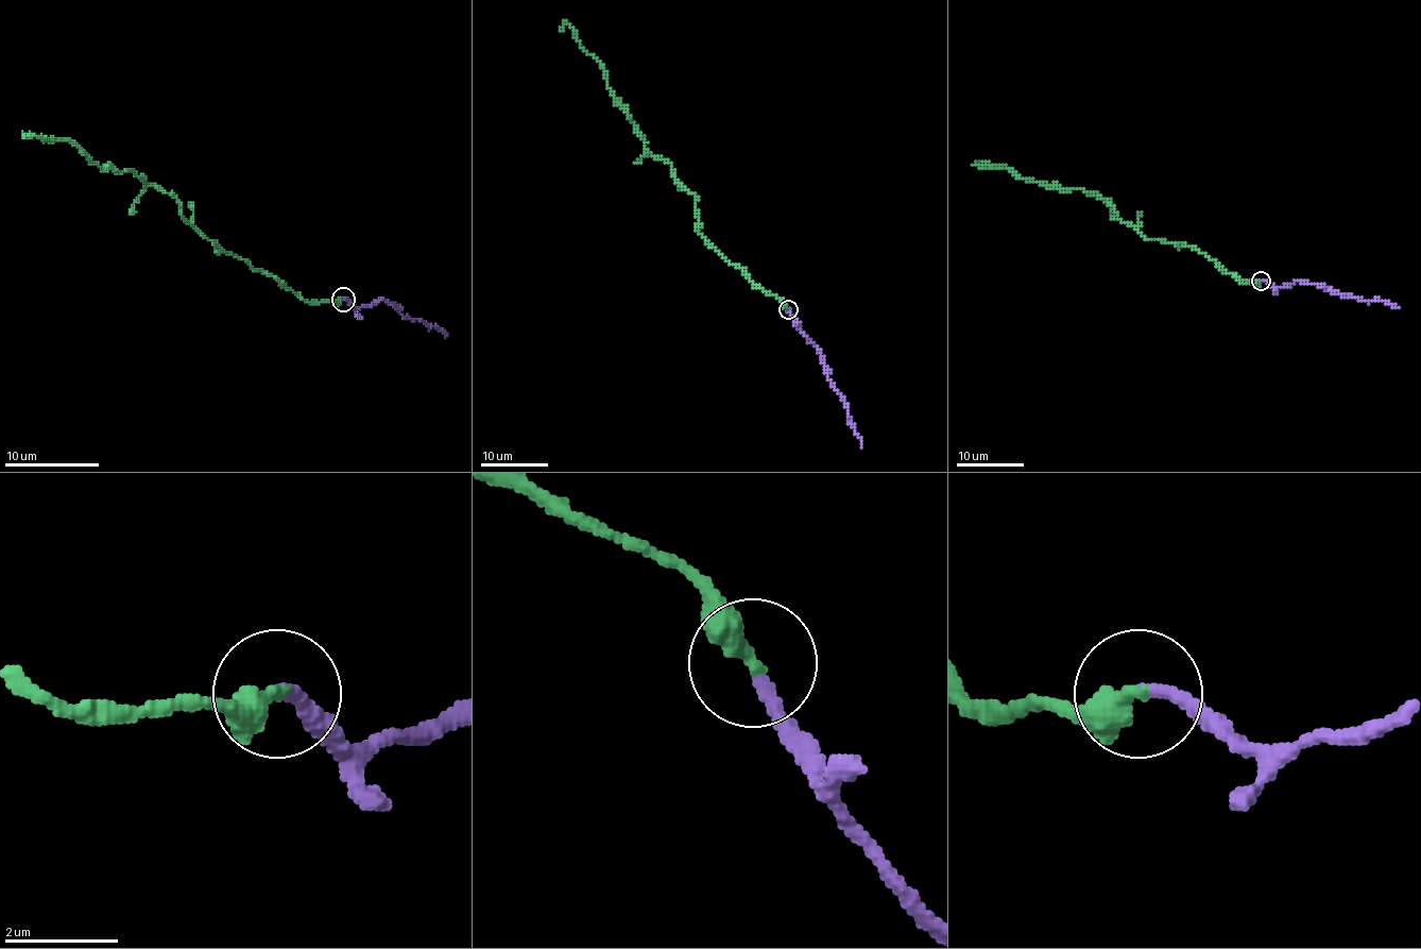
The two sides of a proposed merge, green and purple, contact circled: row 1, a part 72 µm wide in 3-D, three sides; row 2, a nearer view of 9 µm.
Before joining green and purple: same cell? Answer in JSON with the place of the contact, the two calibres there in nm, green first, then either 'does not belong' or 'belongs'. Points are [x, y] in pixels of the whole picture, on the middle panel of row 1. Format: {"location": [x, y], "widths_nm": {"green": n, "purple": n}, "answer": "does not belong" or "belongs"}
{"location": [788, 309], "widths_nm": {"green": 440, "purple": 240}, "answer": "belongs"}

